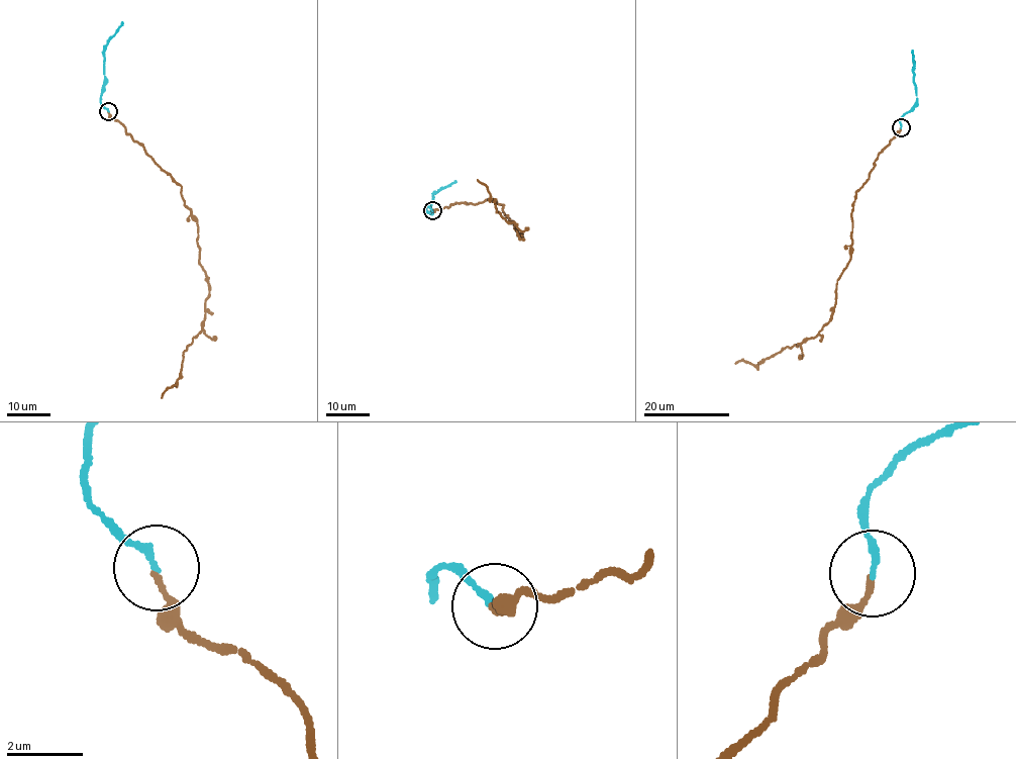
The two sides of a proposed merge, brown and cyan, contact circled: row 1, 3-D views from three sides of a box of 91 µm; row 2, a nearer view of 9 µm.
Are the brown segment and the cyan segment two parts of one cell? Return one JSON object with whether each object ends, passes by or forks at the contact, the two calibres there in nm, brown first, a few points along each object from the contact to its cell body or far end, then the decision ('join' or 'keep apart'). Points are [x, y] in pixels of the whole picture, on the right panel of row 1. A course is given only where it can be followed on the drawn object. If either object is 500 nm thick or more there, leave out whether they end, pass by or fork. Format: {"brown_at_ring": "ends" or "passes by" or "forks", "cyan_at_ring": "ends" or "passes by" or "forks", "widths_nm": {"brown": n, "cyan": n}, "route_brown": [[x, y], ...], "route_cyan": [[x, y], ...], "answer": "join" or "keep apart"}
{"brown_at_ring": "ends", "cyan_at_ring": "ends", "widths_nm": {"brown": 130, "cyan": 170}, "route_brown": [[901, 128], [855, 192], [851, 258], [836, 280], [830, 320], [819, 333], [757, 365], [735, 363]], "route_cyan": [[901, 127], [902, 116], [916, 101], [912, 51]], "answer": "join"}

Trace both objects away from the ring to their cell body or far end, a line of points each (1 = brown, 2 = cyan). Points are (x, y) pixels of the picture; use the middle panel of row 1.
1: (432, 211), (487, 199), (504, 205), (502, 212), (522, 238), (477, 179)
2: (432, 210), (426, 206), (430, 212), (434, 191), (455, 181)

